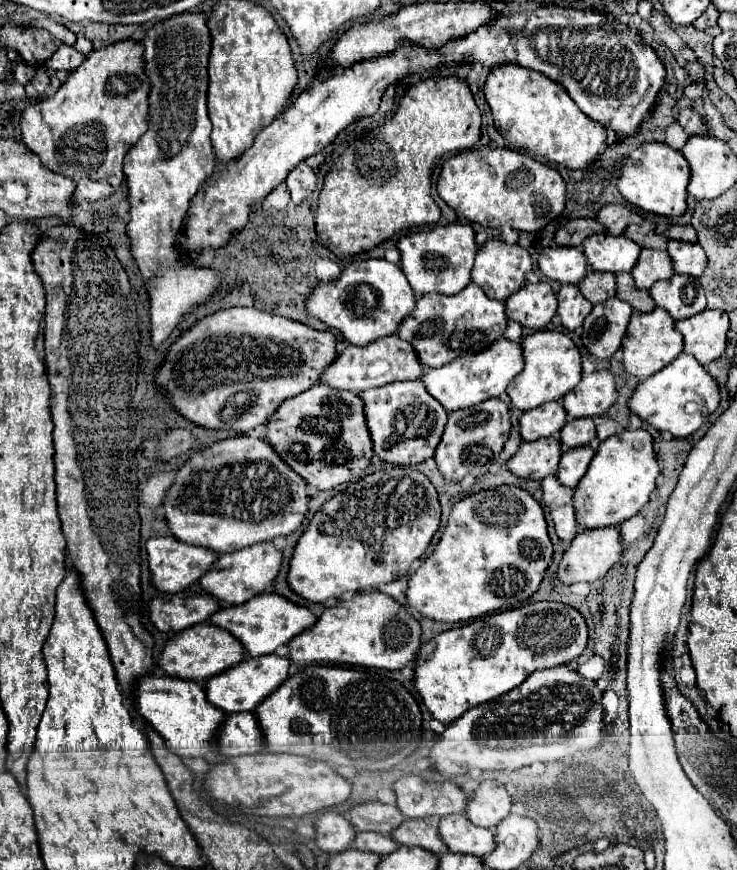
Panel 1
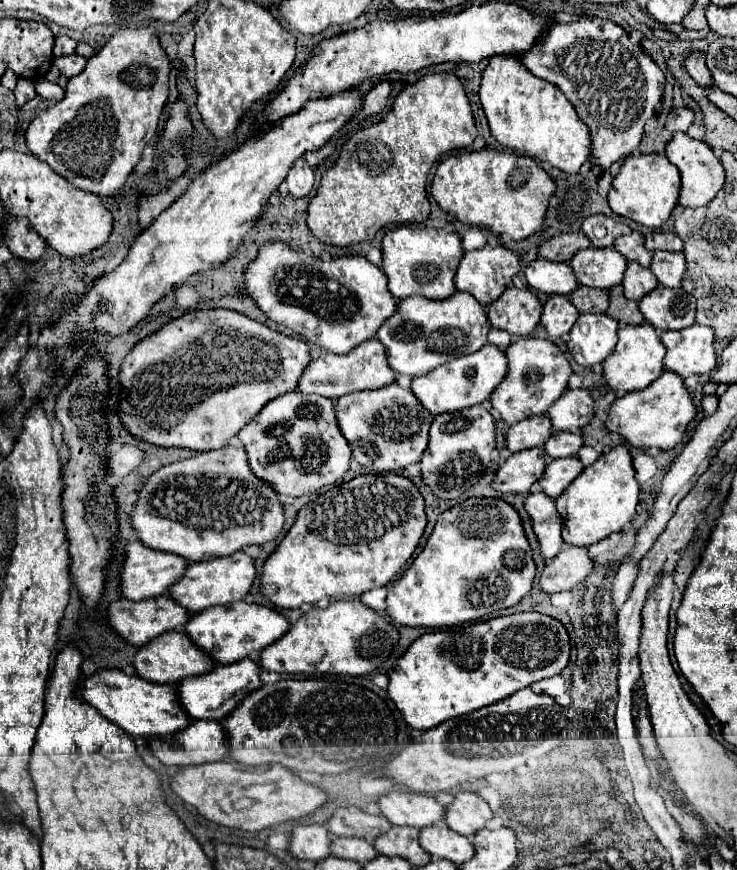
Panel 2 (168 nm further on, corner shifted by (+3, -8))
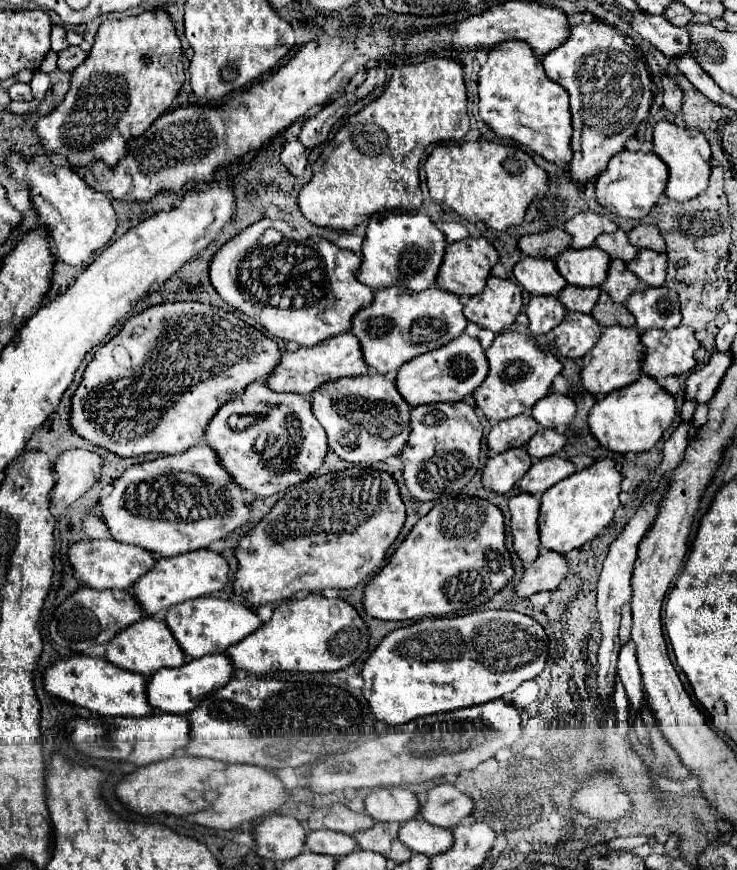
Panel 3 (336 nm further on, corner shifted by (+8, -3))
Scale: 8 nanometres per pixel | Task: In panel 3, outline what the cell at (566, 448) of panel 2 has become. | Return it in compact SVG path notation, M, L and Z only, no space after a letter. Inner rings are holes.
M538 429L538 433L528 441L526 449L534 459L544 459L548 455L556 455L566 447L568 437L558 433L556 429Z

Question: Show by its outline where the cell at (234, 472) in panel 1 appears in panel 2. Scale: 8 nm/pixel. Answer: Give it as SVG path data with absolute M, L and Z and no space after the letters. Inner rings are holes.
M223 446L219 450L201 452L187 460L167 464L153 472L139 488L139 500L131 512L131 526L137 538L153 550L173 552L185 556L189 562L201 562L233 554L249 544L265 544L275 540L283 528L283 506L279 494L249 470L247 454L237 446Z

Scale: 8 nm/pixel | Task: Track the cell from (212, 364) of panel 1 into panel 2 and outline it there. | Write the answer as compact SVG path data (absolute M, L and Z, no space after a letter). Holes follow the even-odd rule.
M213 308L213 310L187 310L183 316L173 318L171 322L167 322L165 326L161 326L157 332L145 336L143 340L139 340L131 352L123 358L121 368L119 368L119 376L121 376L121 392L123 392L123 402L117 408L117 416L121 420L121 424L129 430L129 434L133 438L139 438L143 442L155 444L155 446L163 446L163 448L185 448L191 452L209 452L209 450L217 450L223 446L223 442L227 442L231 436L235 436L269 400L293 392L297 390L297 382L303 374L303 370L309 366L311 356L309 356L309 346L303 340L297 338L289 338L283 336L271 328L267 328L261 322L255 322L239 312L233 310L221 310L221 308Z

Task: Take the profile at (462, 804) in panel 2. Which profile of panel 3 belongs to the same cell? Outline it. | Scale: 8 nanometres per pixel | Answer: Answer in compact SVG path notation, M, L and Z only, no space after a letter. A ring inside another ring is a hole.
M440 783L428 791L420 813L432 825L454 829L474 813L474 801L452 783Z

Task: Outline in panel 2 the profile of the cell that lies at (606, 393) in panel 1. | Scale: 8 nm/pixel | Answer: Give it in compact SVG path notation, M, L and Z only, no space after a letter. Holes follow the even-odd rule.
M567 390L553 406L549 406L547 416L555 430L577 432L593 418L593 400L587 390Z

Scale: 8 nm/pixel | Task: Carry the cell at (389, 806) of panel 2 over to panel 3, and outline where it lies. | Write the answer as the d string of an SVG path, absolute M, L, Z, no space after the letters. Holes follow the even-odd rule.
M378 787L366 799L366 813L376 821L406 823L420 815L420 801L416 793L404 787Z

